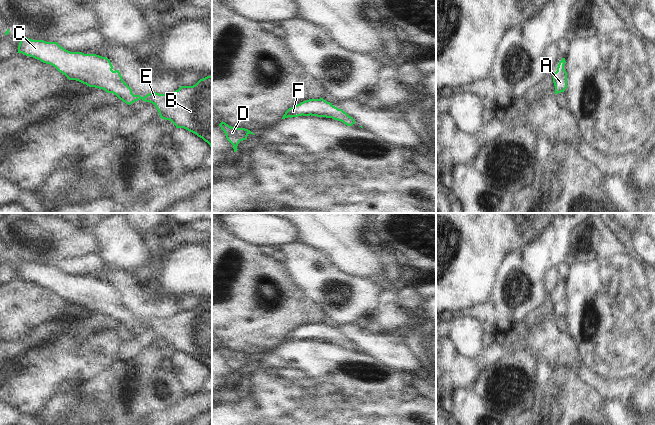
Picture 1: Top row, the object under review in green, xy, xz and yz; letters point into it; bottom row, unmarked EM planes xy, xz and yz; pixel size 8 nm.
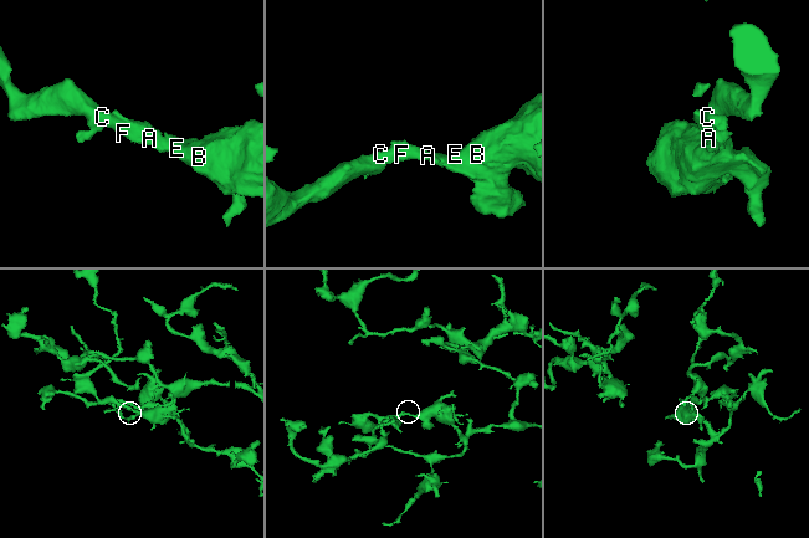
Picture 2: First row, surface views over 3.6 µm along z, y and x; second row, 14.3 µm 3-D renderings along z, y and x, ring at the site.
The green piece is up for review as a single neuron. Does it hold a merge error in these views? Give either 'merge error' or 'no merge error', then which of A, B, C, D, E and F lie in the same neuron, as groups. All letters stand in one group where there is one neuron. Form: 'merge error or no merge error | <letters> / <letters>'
no merge error | A B C D E F

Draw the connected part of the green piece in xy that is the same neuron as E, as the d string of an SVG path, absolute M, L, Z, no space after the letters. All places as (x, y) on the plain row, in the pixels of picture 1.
M19 259L18 276L54 290L69 304L115 318L130 329L142 323L157 332L160 342L170 344L202 362L212 372L212 300L193 310L181 310L169 318L152 316L144 321L134 319L119 294L113 295L110 284L96 278L70 276L57 266L32 264Z

